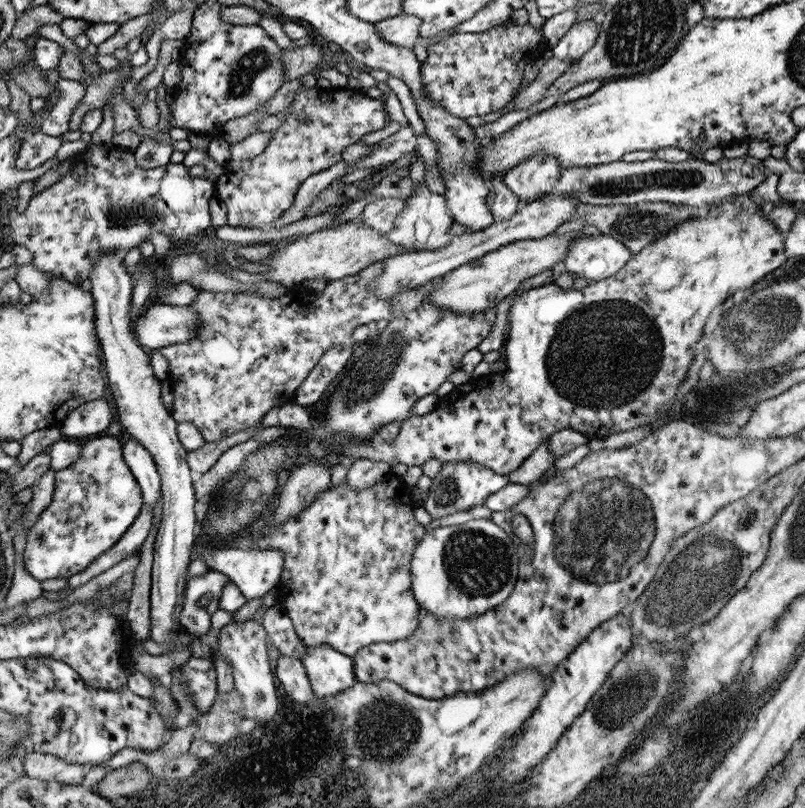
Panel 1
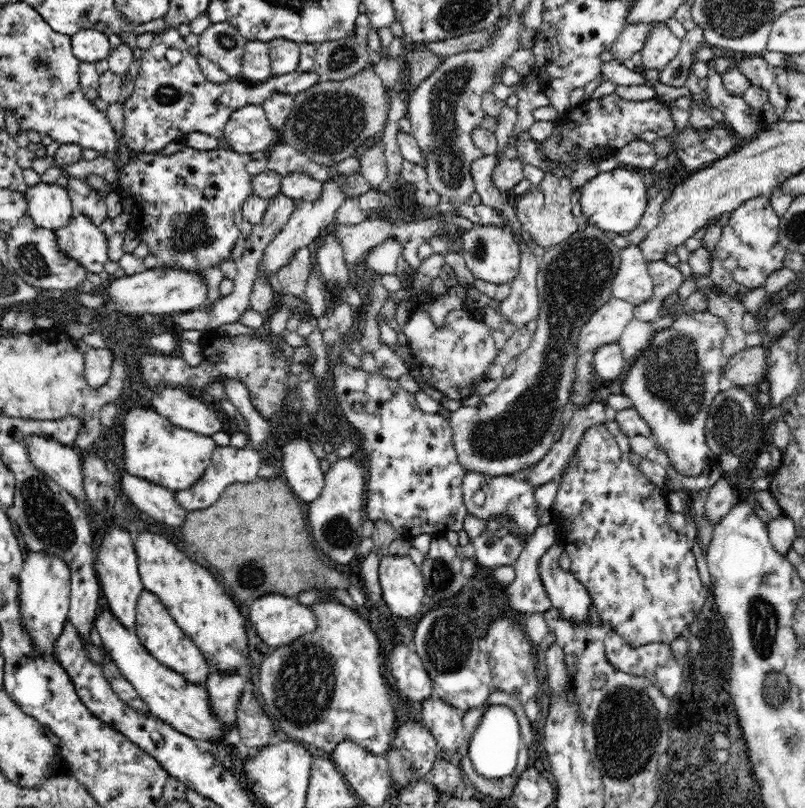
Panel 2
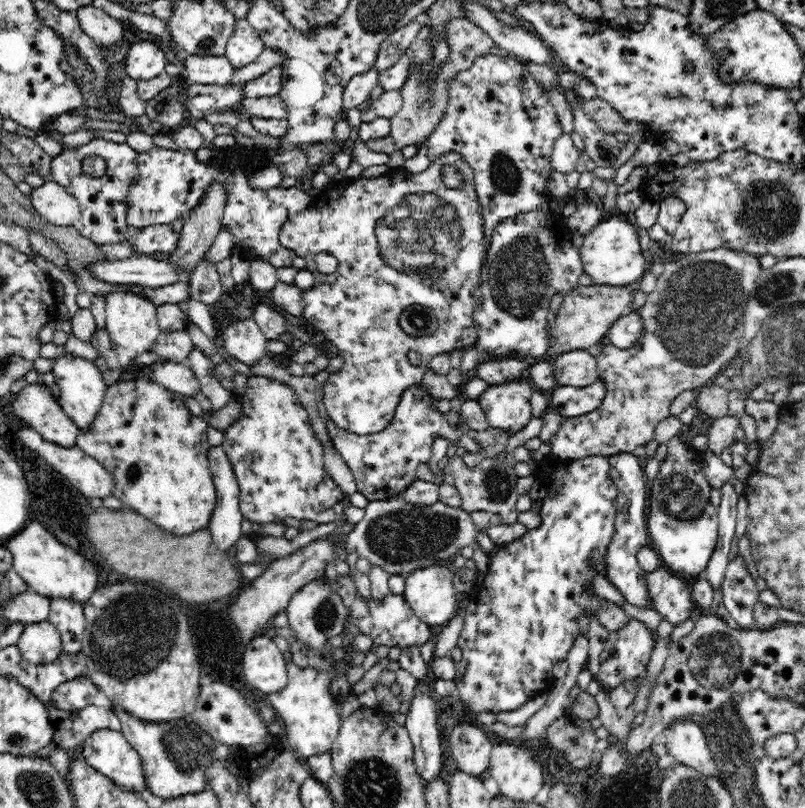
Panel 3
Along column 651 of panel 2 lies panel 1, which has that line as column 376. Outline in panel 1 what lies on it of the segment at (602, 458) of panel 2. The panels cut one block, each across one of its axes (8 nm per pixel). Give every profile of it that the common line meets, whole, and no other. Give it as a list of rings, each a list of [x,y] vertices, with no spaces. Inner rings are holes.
[[[387,472],[379,482],[365,486],[365,490],[353,490],[345,478],[337,486],[327,486],[313,498],[301,512],[287,520],[265,518],[253,540],[257,550],[281,552],[281,580],[275,584],[277,604],[293,622],[293,636],[307,648],[329,644],[341,654],[355,656],[369,644],[393,644],[401,640],[419,640],[419,616],[421,606],[411,590],[411,556],[419,540],[425,536],[425,528],[415,520],[413,488],[403,478]]]

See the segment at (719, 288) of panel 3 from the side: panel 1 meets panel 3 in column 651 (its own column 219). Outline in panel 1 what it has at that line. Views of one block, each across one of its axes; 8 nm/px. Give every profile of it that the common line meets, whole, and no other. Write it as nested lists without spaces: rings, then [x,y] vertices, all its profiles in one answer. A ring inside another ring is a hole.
[[[375,262],[359,274],[327,282],[327,288],[321,294],[307,292],[303,290],[303,286],[291,286],[287,288],[285,296],[277,300],[269,300],[251,292],[213,294],[199,290],[197,302],[191,306],[199,312],[199,318],[205,322],[205,326],[187,344],[173,344],[157,350],[169,362],[169,384],[173,394],[171,418],[177,424],[195,426],[203,440],[207,444],[213,444],[233,434],[239,434],[241,430],[257,426],[271,408],[291,404],[301,382],[309,376],[309,372],[317,366],[319,358],[329,348],[337,344],[351,346],[351,332],[361,324],[367,326],[369,322],[377,324],[379,320],[395,320],[393,304],[389,300],[373,296],[367,290],[369,282],[381,274],[381,268],[383,262]]]

